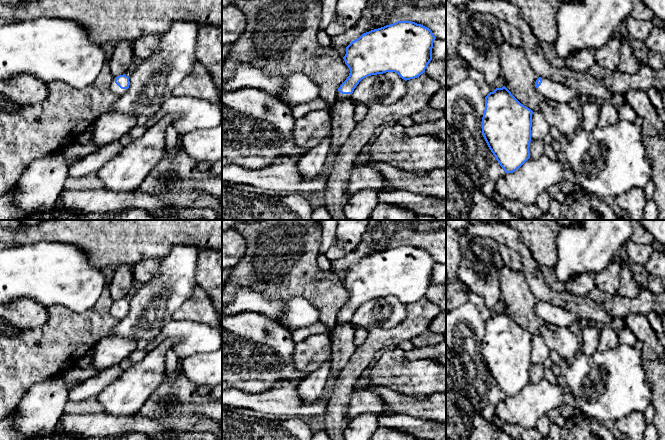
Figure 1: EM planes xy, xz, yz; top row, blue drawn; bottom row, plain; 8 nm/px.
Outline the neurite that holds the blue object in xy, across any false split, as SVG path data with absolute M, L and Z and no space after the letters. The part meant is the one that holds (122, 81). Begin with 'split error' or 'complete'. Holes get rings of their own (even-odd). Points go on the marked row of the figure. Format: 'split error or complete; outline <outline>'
split error; outline M123 74L123 75L114 77L110 85L110 89L113 93L121 95L127 91L127 89L129 88L129 85L130 85L129 77Z

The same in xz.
split error; outline M397 21L362 34L346 47L343 59L350 73L336 99L350 99L359 82L371 75L395 72L405 81L419 77L432 60L435 39L429 28L412 21Z

